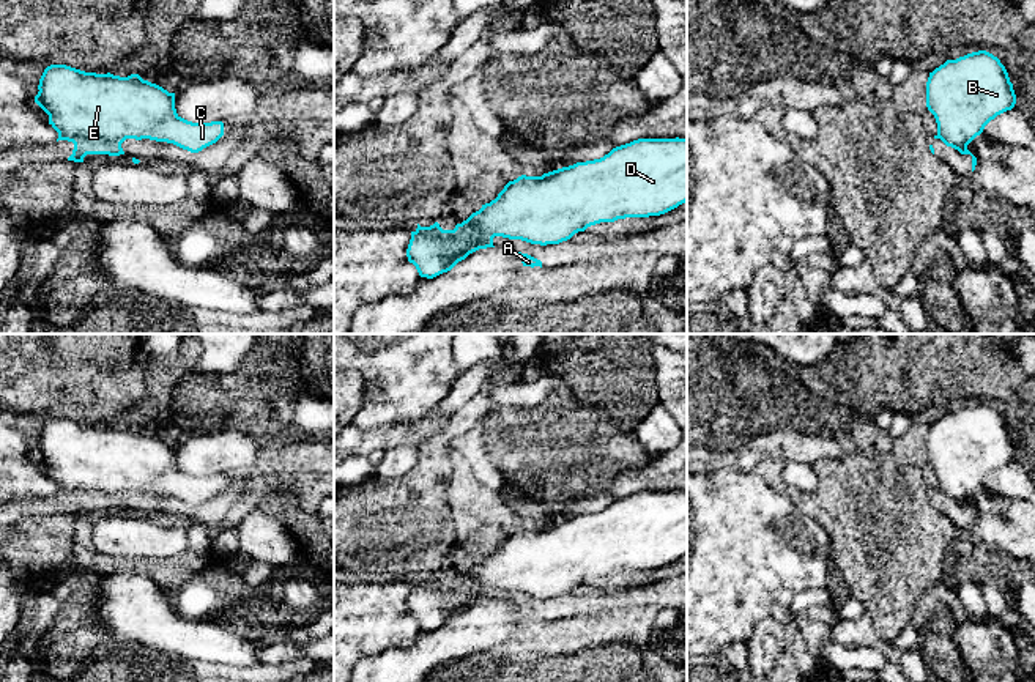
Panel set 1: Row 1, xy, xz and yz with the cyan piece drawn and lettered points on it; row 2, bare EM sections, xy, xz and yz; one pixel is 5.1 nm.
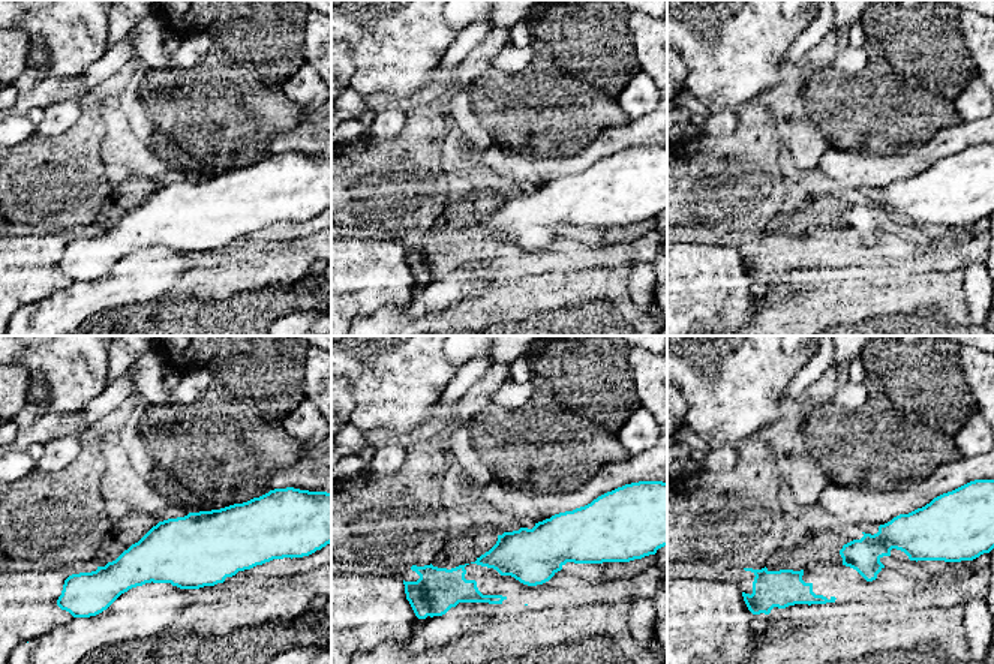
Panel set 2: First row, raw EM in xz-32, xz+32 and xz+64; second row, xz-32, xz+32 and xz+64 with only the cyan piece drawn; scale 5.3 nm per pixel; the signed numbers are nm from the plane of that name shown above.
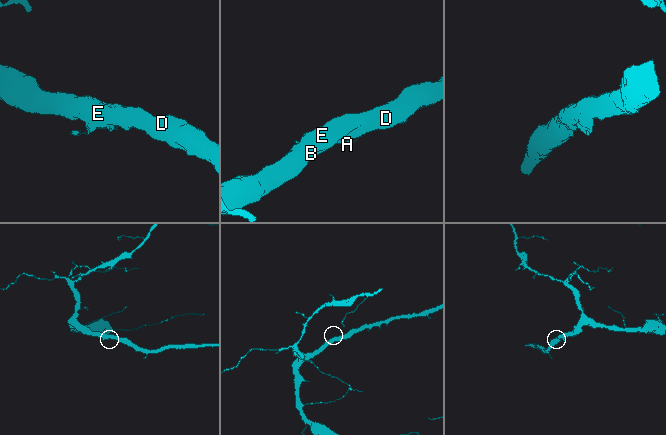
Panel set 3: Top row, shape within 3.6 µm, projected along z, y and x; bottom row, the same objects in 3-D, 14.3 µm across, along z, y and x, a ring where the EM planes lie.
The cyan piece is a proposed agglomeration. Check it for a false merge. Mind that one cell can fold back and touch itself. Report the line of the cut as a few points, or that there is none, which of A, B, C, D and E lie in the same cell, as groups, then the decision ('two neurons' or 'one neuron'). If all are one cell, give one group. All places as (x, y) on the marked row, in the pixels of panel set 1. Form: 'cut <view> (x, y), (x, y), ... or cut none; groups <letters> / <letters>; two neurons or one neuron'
cut xy (59, 134), (63, 137), (103, 136), (125, 139); groups A / B C D E; two neurons

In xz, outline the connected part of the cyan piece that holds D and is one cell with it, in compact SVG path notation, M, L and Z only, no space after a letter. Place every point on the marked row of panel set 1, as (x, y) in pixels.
M638 139L613 148L600 159L577 162L542 176L521 175L509 181L495 200L482 205L457 236L410 239L406 257L421 277L433 279L473 236L495 235L531 244L559 244L600 222L665 214L687 202L687 139Z

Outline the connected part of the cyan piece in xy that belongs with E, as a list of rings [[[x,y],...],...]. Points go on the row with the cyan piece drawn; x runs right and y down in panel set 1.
[[[50,65],[38,90],[35,102],[63,139],[142,137],[198,153],[224,135],[222,121],[192,123],[181,118],[175,109],[175,93],[139,74],[120,77]]]

